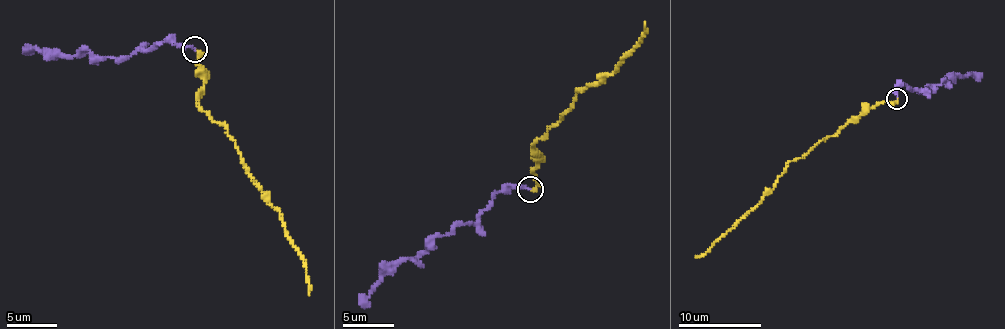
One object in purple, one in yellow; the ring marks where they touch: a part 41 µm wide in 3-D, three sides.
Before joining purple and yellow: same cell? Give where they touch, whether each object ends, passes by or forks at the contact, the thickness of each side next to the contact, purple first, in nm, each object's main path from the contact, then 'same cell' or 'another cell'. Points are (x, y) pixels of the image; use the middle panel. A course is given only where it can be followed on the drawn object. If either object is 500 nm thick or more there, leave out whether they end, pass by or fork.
at (530, 189); purple ends there; yellow ends there; 150 nm thick on the purple side, 200 nm on the other; purple runs (531, 189), (502, 189), (474, 224), (457, 225), (431, 241), (418, 255), (403, 258), (385, 274), (364, 308); yellow runs (531, 189), (536, 185), (534, 143), (560, 119), (576, 92), (620, 64), (639, 41), (645, 23); same cell

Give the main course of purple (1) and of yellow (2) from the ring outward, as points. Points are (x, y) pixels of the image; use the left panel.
1: (195, 48), (167, 40), (121, 58), (95, 57), (82, 49), (67, 56), (49, 49), (28, 49)
2: (195, 48), (200, 52), (199, 103), (209, 118), (225, 125), (285, 222), (285, 233), (303, 260), (309, 295)

